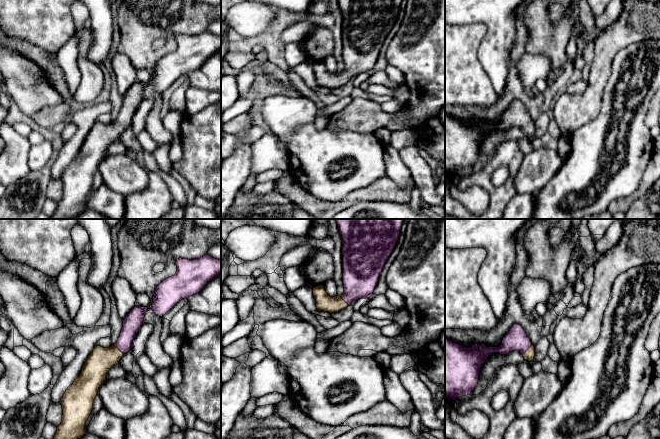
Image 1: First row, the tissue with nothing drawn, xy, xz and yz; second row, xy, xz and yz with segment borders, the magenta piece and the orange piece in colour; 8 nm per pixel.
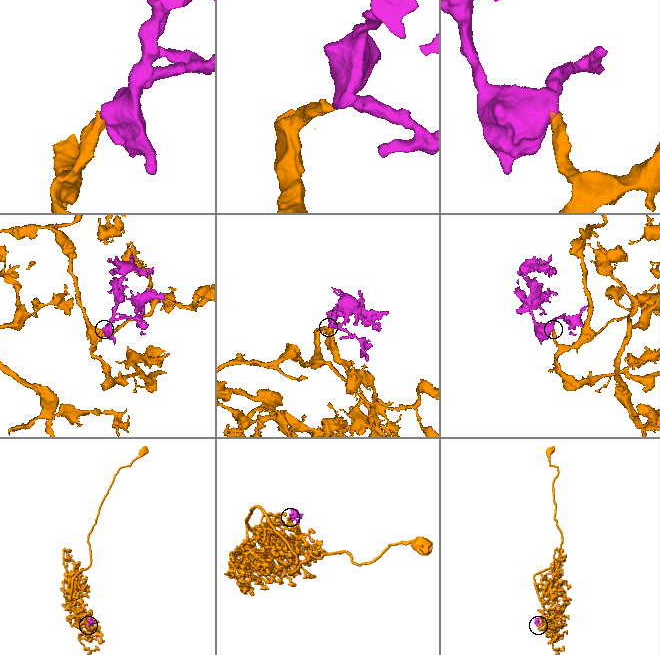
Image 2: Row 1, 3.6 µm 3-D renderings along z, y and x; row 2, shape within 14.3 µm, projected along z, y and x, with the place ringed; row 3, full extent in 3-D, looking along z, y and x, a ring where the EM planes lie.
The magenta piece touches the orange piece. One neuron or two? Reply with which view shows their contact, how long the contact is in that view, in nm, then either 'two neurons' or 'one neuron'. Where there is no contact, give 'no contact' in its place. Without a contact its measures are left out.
xy | 120 nm | one neuron

